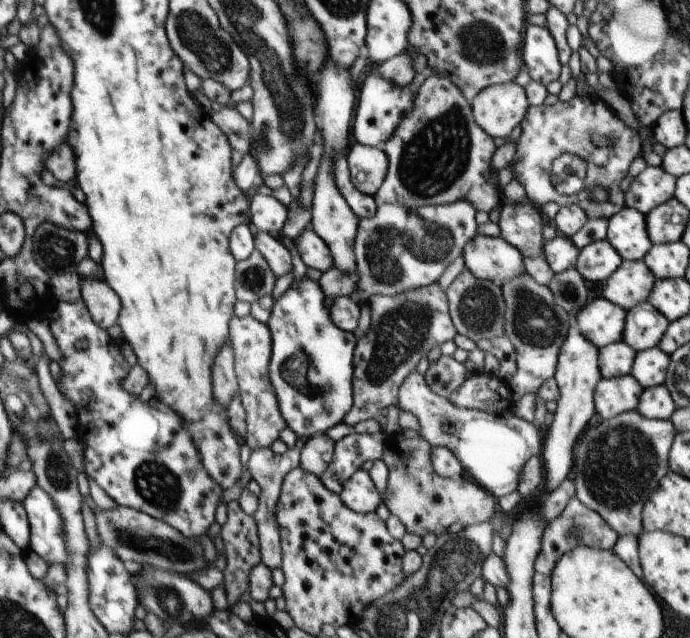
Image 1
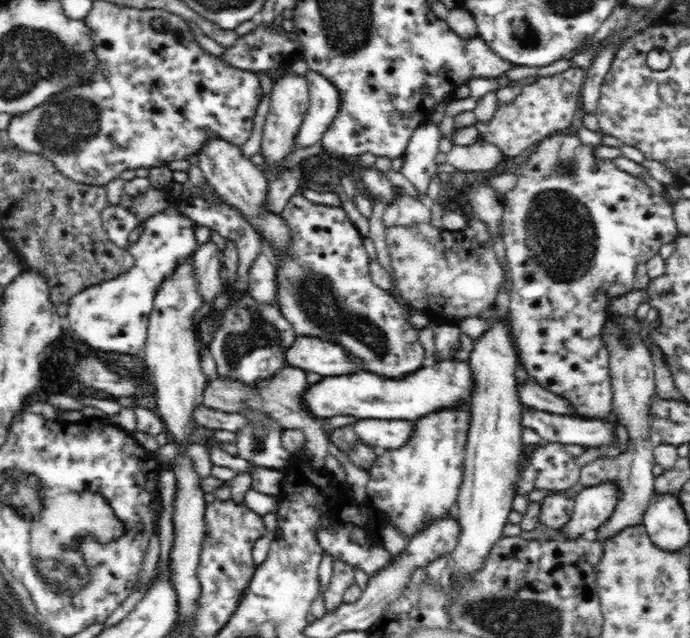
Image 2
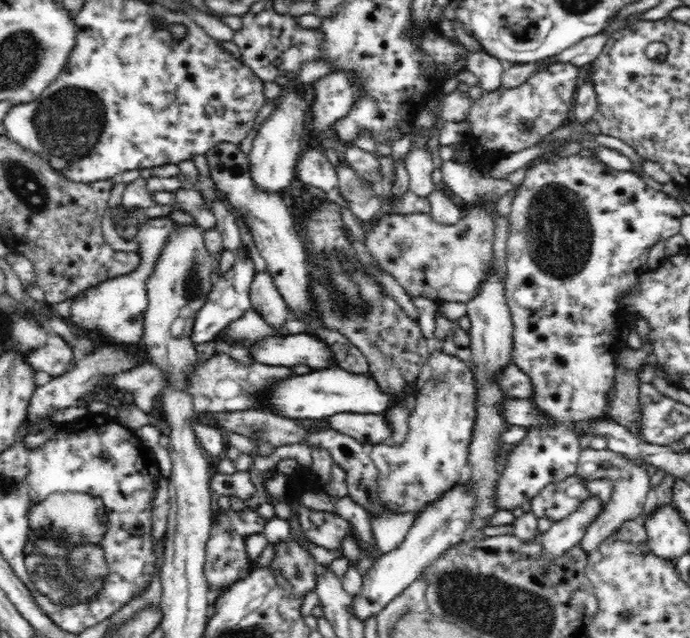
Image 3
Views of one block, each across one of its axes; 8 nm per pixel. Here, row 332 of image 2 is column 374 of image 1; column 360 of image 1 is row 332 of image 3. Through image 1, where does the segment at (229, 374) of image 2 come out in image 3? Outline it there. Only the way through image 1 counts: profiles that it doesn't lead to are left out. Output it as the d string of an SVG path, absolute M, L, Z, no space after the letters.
M251 306L242 314L242 318L228 324L217 334L216 356L228 356L236 363L250 366L258 363L252 357L254 346L262 344L268 337L285 337L306 331L305 321L293 317L286 320L280 330L276 330Z

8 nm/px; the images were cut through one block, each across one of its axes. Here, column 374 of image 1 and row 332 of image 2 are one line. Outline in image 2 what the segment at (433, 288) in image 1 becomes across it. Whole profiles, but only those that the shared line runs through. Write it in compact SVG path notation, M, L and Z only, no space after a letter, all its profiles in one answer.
M303 186L290 198L280 214L291 230L291 238L288 242L288 254L275 262L277 306L288 322L292 323L295 335L336 344L361 359L372 374L385 378L408 377L408 374L422 369L425 351L418 340L419 331L406 322L402 308L391 293L373 283L369 265L371 260L365 250L360 230L341 207L314 203L304 196L304 191Z

